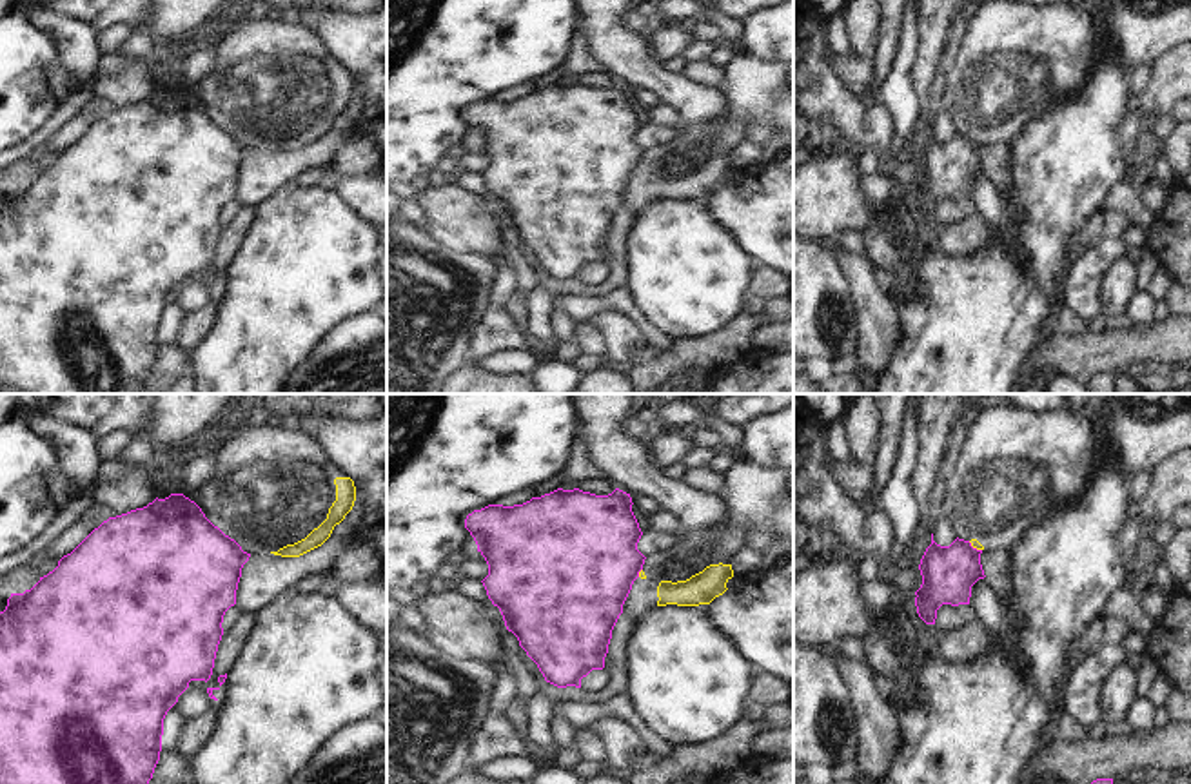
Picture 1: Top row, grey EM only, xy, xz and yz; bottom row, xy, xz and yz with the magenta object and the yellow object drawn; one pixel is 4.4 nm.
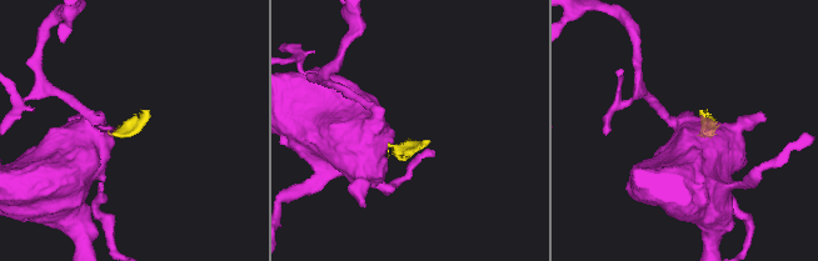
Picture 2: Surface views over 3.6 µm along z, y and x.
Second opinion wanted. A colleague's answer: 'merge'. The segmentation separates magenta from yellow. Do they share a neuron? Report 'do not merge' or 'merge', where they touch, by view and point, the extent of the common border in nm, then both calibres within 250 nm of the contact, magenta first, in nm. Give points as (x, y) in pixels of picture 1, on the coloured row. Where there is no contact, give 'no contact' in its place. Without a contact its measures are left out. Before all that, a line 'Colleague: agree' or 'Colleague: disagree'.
Colleague: disagree
do not merge | yz (975, 548) | 80 nm | 240/40 nm

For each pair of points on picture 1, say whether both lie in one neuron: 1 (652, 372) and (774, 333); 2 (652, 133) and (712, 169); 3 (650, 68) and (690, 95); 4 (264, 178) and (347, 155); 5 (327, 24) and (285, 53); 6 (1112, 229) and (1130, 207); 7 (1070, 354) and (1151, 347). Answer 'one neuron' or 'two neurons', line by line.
1: two neurons
2: two neurons
3: one neuron
4: two neurons
5: two neurons
6: two neurons
7: one neuron

